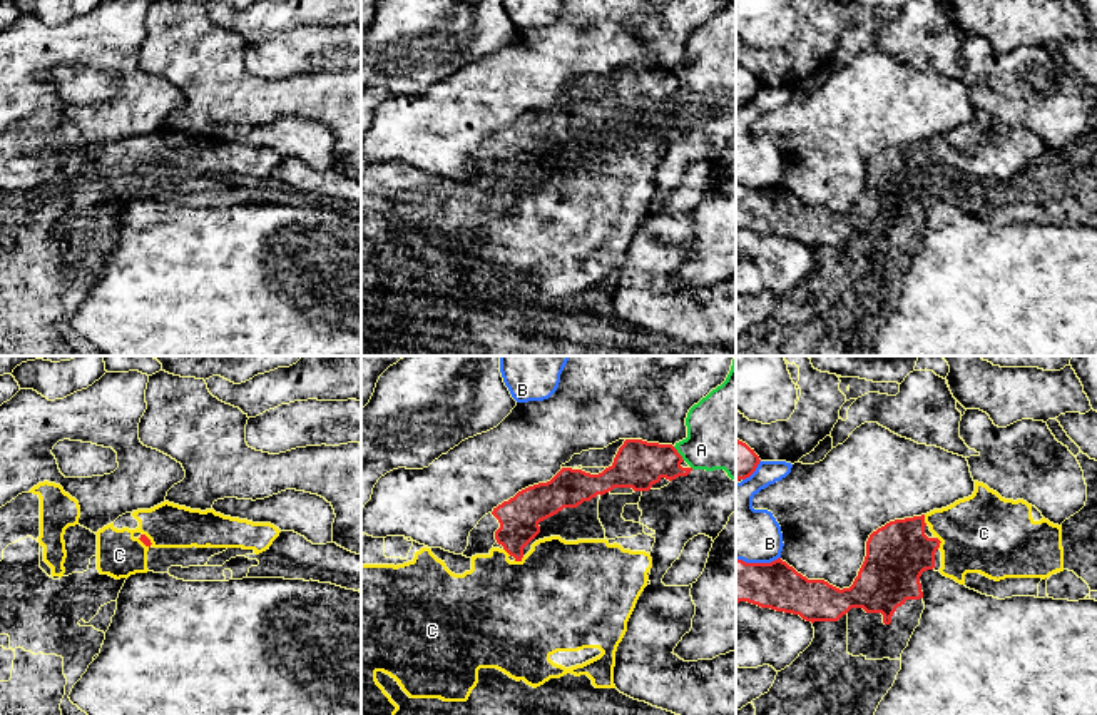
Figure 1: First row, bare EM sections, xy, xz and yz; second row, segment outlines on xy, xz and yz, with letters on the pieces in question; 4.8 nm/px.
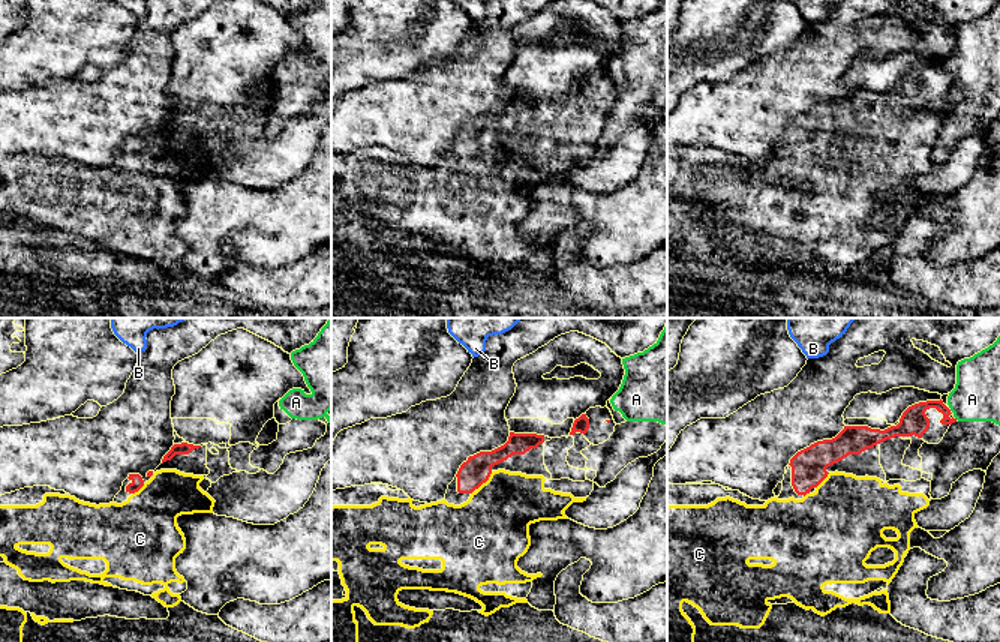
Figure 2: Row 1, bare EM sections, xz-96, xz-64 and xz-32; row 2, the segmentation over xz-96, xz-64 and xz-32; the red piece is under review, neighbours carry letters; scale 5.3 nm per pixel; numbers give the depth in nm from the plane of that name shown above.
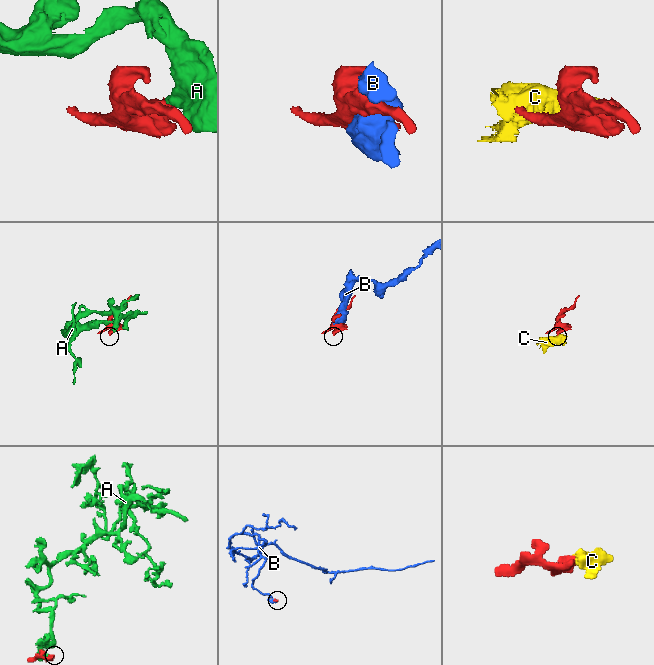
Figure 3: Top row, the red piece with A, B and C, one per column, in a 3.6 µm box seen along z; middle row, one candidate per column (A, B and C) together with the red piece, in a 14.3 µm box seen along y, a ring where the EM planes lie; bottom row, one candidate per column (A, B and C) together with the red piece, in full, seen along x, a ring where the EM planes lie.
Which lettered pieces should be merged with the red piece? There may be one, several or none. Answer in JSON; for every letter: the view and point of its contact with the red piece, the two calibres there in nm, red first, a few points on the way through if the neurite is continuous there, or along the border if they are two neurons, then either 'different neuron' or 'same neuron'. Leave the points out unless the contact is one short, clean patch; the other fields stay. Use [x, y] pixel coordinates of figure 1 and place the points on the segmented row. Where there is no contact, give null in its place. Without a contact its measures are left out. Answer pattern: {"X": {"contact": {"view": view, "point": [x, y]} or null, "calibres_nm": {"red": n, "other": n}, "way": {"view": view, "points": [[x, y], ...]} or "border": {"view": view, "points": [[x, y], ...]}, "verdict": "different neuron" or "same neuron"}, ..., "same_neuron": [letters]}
{"A": {"contact": {"view": "xz", "point": [678, 453]}, "calibres_nm": {"red": 240, "other": 360}, "border": {"view": "xz", "points": [[673, 446], [684, 460]]}, "verdict": "different neuron"}, "B": {"contact": {"view": "yz", "point": [758, 563]}, "calibres_nm": {"red": 240, "other": 280}, "verdict": "different neuron"}, "C": {"contact": {"view": "xz", "point": [519, 560]}, "calibres_nm": {"red": 200, "other": 500}, "way": {"view": "xz", "points": [[519, 518], [519, 560], [514, 612]]}, "verdict": "same neuron"}, "same_neuron": ["C"]}

